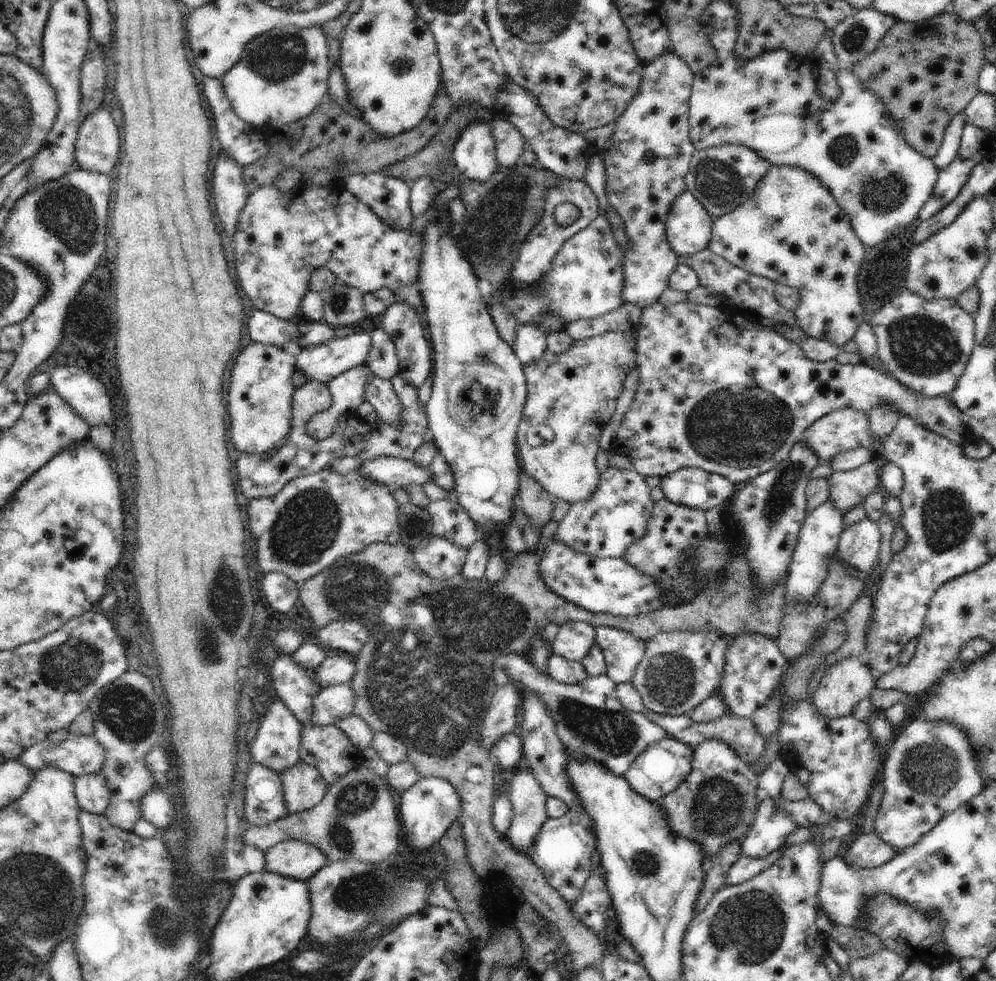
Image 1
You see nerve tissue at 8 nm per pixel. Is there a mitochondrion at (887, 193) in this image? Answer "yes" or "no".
yes

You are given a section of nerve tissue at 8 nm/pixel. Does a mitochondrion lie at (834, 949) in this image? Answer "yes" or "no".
no

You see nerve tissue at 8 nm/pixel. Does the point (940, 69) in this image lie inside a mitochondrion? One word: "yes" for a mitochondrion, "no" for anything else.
no

